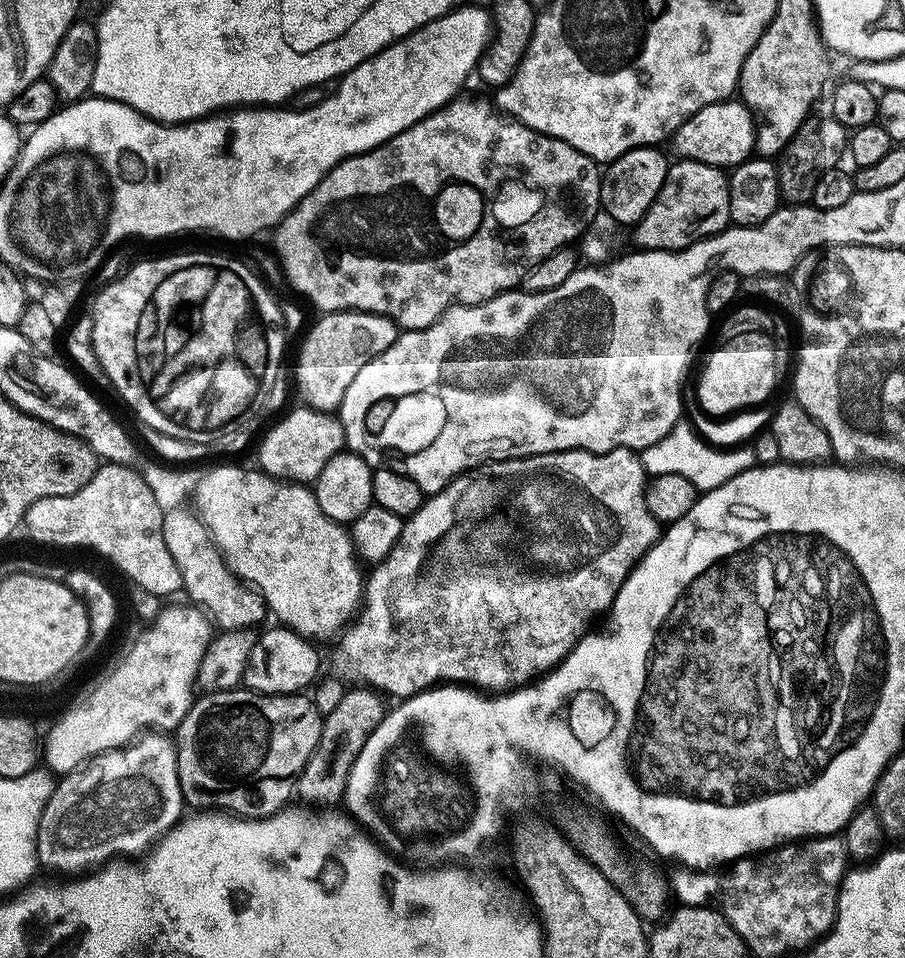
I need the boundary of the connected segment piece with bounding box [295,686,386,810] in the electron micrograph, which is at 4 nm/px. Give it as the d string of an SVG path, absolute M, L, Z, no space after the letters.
M352 686L345 691L342 702L338 702L338 706L324 717L318 746L314 746L314 754L310 754L302 774L296 779L297 797L313 804L312 808L316 810L328 810L343 801L350 770L358 754L362 754L362 746L366 746L366 738L370 738L370 734L378 730L378 722L382 722L386 711L384 700L385 697L375 688L367 686Z

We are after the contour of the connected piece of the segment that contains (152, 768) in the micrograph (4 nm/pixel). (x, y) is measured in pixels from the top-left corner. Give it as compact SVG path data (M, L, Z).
M144 734L139 737L135 742L122 747L122 748L115 748L114 750L110 750L109 752L104 752L101 756L96 756L94 759L89 760L87 764L83 765L79 770L67 773L63 777L64 780L55 785L52 789L52 793L50 794L50 798L46 802L46 806L42 810L42 818L38 822L38 834L36 835L36 859L38 861L39 867L41 869L49 868L52 872L78 872L74 874L84 874L87 873L89 870L96 870L99 869L101 866L107 865L109 862L115 861L117 858L124 858L120 856L136 856L139 852L147 853L149 849L153 847L159 841L160 837L165 836L166 833L169 832L170 829L173 828L175 824L181 819L182 813L180 811L185 811L186 805L184 802L184 795L182 794L182 790L180 789L180 783L178 782L178 762L176 761L176 746L175 743L167 735L164 734Z

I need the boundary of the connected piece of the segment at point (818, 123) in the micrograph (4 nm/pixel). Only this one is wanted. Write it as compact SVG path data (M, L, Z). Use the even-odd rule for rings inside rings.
M831 115L818 116L804 121L804 125L796 131L794 138L778 157L780 195L792 206L811 201L814 186L818 186L818 178L822 178L822 174L833 171L839 165L836 163L839 162L840 156L842 160L848 147L849 129L843 128Z

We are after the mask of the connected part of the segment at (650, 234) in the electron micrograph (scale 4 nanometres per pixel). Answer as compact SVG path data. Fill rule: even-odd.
M683 158L669 163L666 182L658 190L658 198L635 225L635 247L653 252L681 252L699 240L710 238L724 231L730 224L730 190L725 169L715 168L706 162Z

